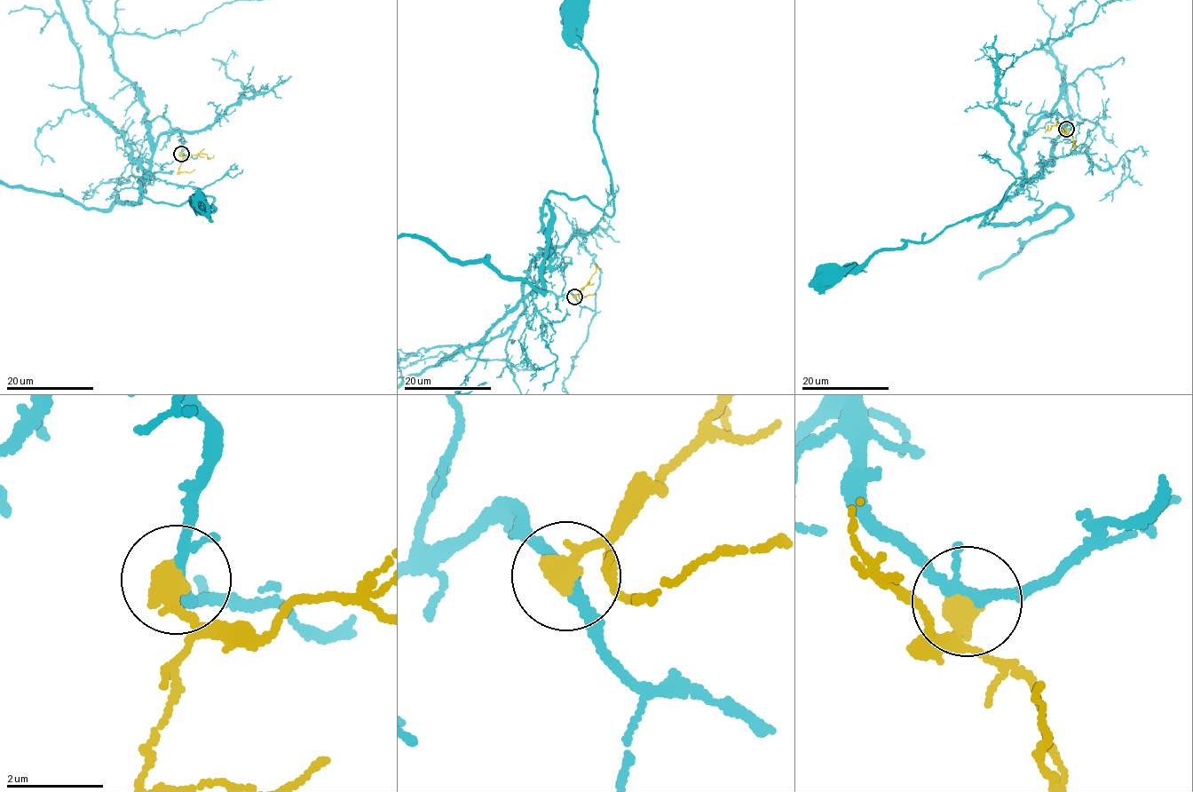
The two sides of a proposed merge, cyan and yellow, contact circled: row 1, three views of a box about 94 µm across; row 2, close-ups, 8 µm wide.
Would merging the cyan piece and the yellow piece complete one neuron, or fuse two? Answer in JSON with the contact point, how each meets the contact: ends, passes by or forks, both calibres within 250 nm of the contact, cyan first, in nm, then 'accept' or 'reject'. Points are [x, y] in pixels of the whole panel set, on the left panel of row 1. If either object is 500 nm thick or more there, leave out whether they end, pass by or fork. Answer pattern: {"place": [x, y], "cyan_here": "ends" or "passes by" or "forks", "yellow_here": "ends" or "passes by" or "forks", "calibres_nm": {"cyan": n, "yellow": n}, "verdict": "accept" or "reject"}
{"place": [181, 154], "calibres_nm": {"cyan": 220, "yellow": 500}, "verdict": "accept"}

